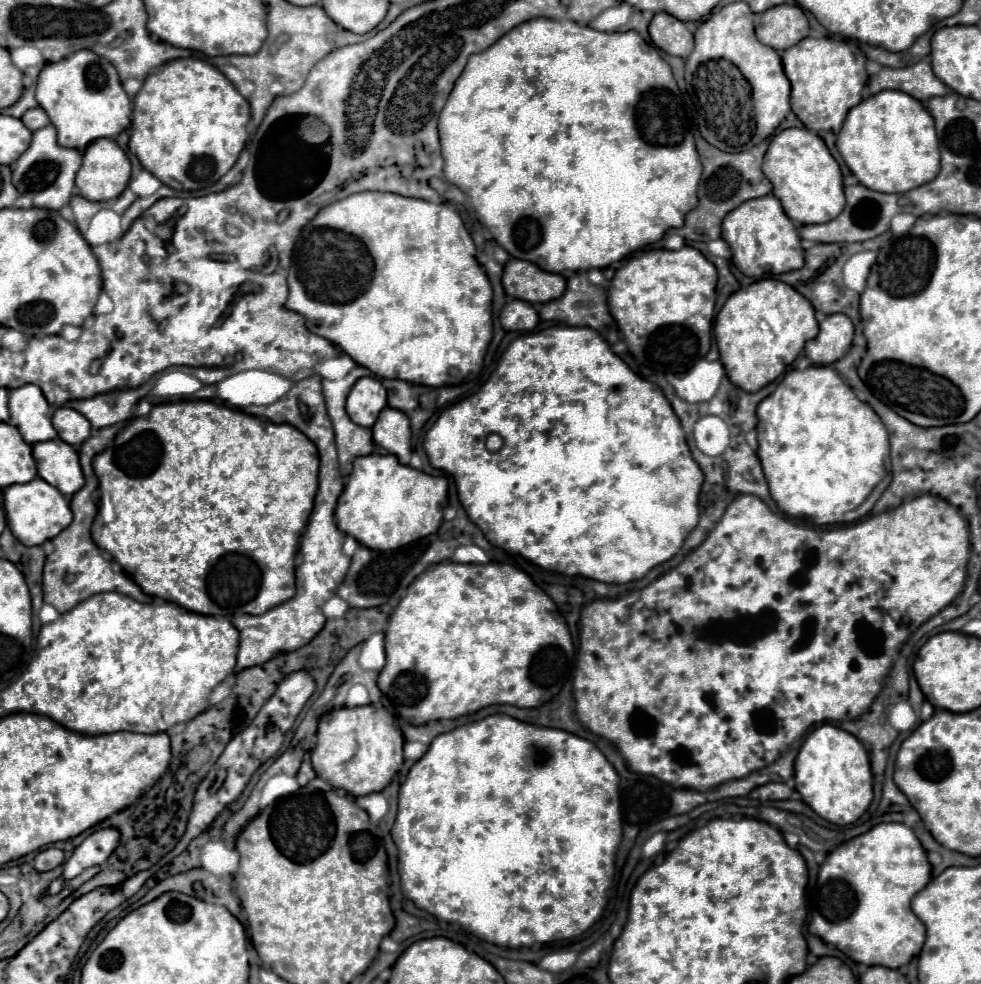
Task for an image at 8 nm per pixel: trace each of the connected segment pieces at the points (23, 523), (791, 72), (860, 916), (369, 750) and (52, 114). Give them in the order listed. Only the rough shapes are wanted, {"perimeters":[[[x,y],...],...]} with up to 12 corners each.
{"perimeters":[[[42,478],[4,490],[12,534],[24,546],[72,522],[68,500]],[[804,38],[782,52],[792,112],[838,132],[862,100],[856,42]],[[878,824],[820,866],[808,930],[900,968],[926,930],[916,834]],[[384,706],[320,718],[314,772],[350,796],[382,792],[404,736]],[[92,50],[46,64],[36,100],[58,144],[128,128],[116,68]]]}

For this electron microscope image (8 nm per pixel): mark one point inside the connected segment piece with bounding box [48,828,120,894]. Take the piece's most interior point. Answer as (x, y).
(96, 848)

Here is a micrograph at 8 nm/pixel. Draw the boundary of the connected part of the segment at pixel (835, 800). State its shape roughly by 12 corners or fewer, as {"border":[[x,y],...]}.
{"border":[[832,724],[794,762],[802,800],[838,826],[874,796],[866,748]]}

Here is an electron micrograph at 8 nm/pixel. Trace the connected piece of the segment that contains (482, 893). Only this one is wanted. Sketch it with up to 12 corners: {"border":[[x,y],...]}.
{"border":[[506,714],[436,736],[402,894],[480,940],[584,934],[622,838],[588,740]]}

